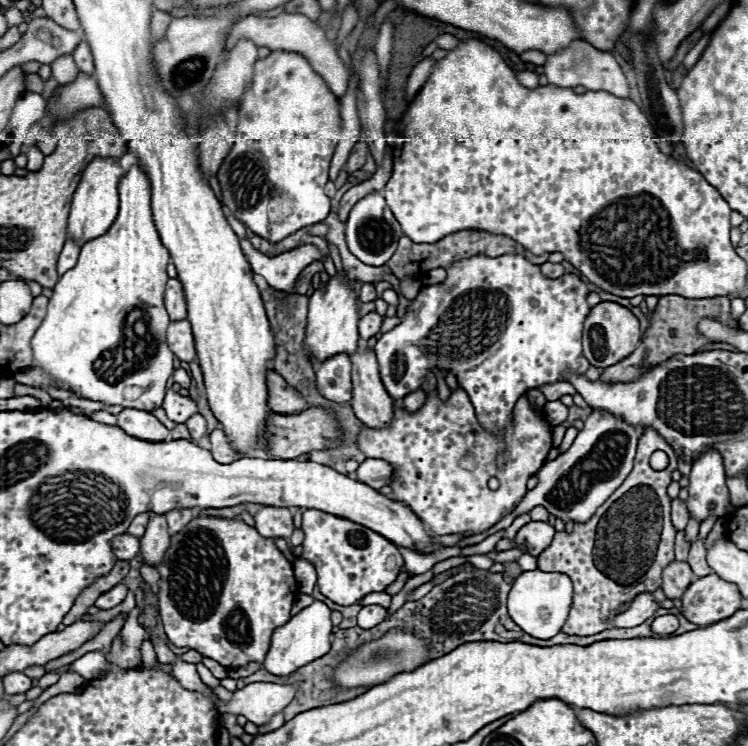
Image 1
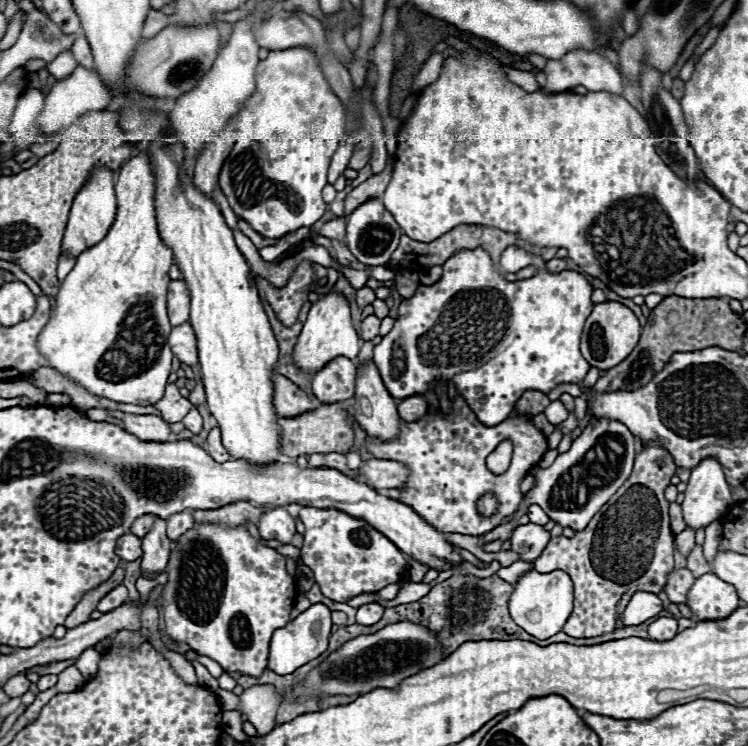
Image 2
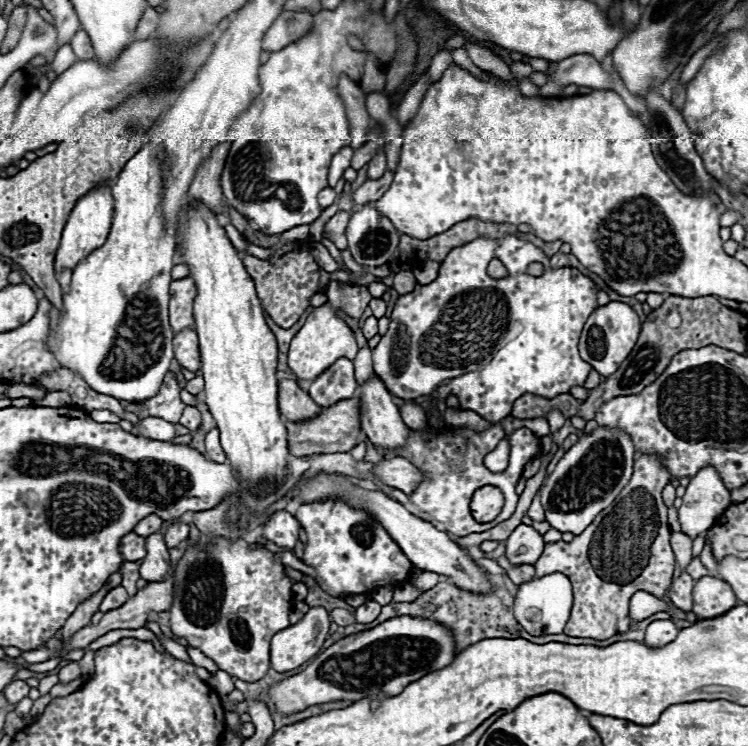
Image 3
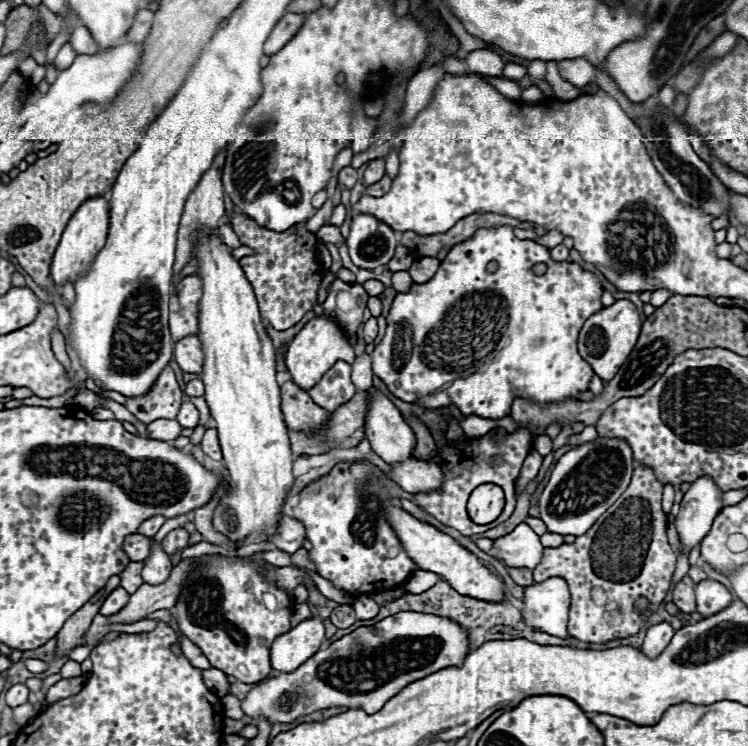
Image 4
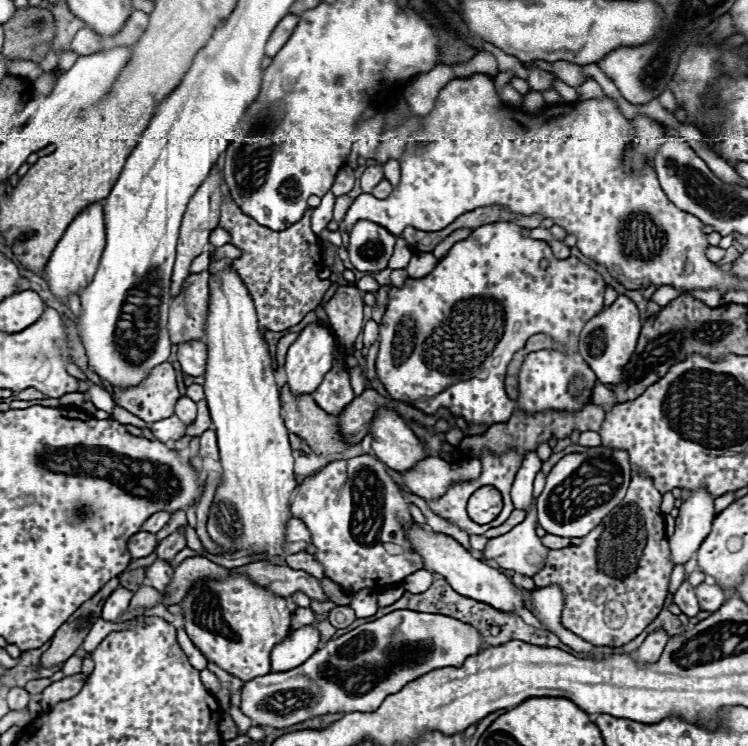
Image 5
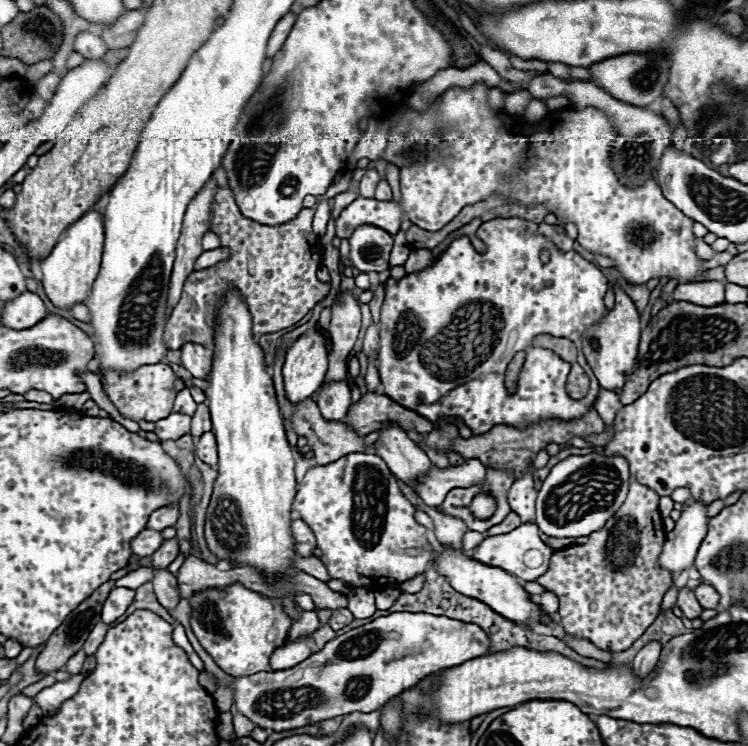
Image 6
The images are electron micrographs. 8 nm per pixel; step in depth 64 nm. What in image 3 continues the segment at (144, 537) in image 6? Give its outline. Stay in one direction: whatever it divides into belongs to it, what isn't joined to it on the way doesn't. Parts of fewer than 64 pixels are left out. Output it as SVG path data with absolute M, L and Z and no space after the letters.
M130 532L126 534L122 540L120 540L120 552L122 556L128 560L128 562L136 562L136 560L142 560L146 556L146 550L144 550L144 538Z

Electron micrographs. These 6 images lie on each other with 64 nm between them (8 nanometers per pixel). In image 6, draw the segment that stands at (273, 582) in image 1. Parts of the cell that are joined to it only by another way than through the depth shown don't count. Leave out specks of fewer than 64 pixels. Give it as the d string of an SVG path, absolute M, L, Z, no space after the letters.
M230 584L226 588L208 588L204 592L194 592L190 598L190 628L194 636L198 638L200 646L214 658L214 662L232 676L250 676L256 672L268 672L270 670L270 656L272 652L282 646L288 638L288 630L292 626L292 618L284 612L284 606L274 602L272 598L260 596L258 592L252 592L250 588L244 588L244 584Z

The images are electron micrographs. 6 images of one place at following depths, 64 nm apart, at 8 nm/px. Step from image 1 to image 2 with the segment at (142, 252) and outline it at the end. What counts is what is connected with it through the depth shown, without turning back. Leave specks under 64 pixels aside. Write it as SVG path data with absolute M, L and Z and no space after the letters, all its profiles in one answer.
M146 154L134 156L120 168L116 182L118 214L100 244L86 248L78 258L72 272L60 282L50 320L40 332L36 346L38 352L48 360L48 366L58 370L62 376L78 382L86 392L108 398L118 404L154 406L166 388L166 380L172 372L172 352L168 346L170 322L166 316L166 290L168 290L168 268L172 266L172 250L162 242L156 216L154 216L154 176Z

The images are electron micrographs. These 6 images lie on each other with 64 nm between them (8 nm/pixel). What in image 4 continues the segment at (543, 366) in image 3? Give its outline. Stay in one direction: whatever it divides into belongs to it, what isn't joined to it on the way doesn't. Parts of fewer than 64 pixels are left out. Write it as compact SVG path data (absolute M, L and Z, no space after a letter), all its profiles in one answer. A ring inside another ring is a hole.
M508 226L494 230L482 228L472 238L456 244L446 254L430 282L412 284L410 292L396 294L390 314L386 316L386 334L372 352L372 370L388 386L388 390L404 402L418 402L428 408L456 404L464 416L476 414L492 420L508 416L514 398L532 398L534 402L576 398L578 392L584 392L588 388L588 382L594 374L592 366L580 358L576 340L584 320L588 320L588 316L602 308L600 296L602 284L592 272L582 270L578 264L554 262L548 248L532 240L516 238L512 228ZM492 260L500 264L500 270L494 274L486 270L488 262ZM538 262L544 262L548 266L546 274L542 276L536 276L532 272L532 266ZM446 382L452 384L440 390ZM416 396L428 397L416 400ZM472 404L478 406L472 408Z

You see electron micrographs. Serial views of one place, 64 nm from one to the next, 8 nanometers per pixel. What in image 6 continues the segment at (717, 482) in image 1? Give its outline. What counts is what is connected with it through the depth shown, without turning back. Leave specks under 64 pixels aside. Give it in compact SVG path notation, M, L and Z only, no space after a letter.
M696 500L682 510L676 528L666 534L666 544L660 556L660 566L672 574L694 564L700 542L708 532L708 504Z

